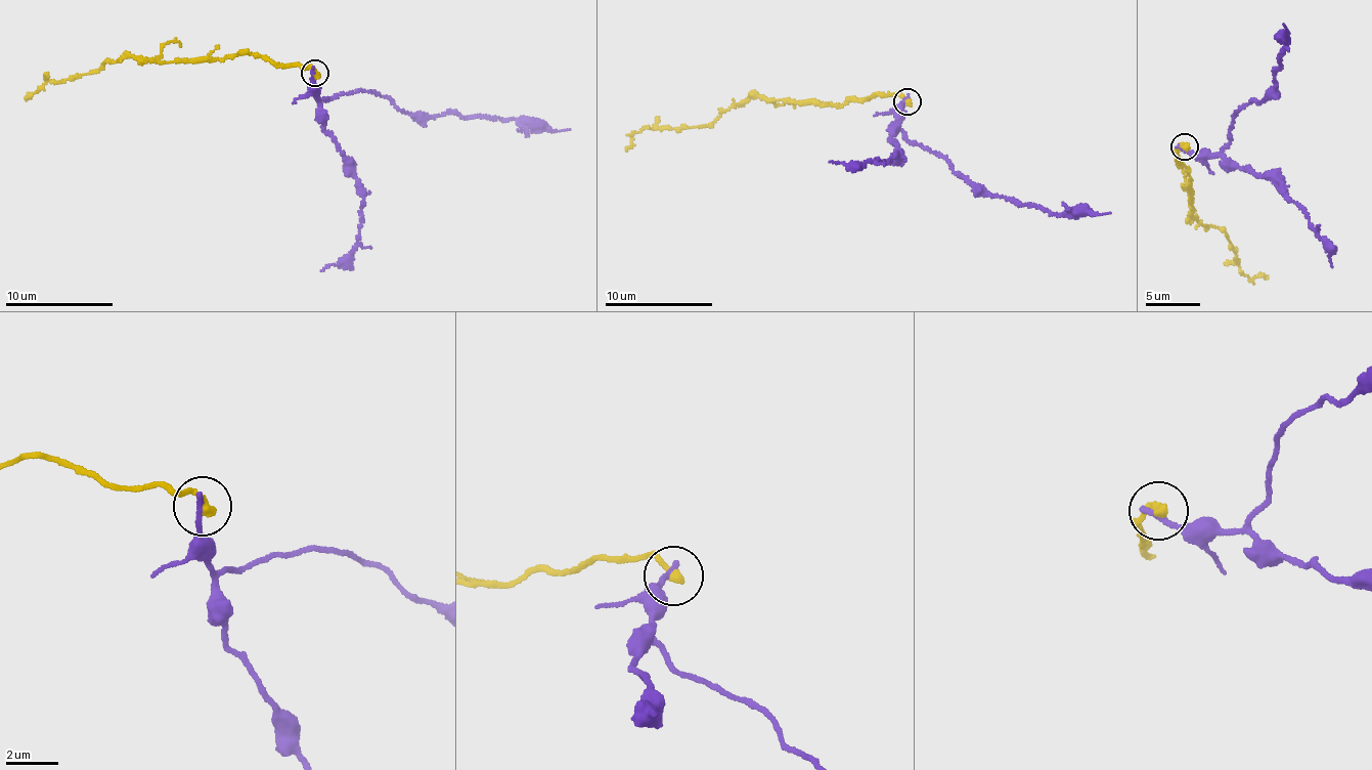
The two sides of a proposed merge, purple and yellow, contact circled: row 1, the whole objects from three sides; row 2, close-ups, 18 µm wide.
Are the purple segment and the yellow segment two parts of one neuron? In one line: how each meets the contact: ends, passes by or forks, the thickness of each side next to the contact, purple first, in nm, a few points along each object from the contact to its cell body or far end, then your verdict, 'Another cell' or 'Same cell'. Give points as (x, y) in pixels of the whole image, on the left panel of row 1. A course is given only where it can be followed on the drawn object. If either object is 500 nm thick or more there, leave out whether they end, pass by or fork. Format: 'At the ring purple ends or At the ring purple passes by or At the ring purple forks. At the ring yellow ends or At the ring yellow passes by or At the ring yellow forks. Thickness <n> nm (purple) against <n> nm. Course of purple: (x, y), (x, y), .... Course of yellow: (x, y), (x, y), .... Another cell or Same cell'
At the ring purple ends. At the ring yellow ends. Thickness 240 nm (purple) against 320 nm. Course of purple: (315, 72), (321, 100), (375, 92), (401, 110), (532, 119), (554, 130), (570, 129). Course of yellow: (315, 72), (251, 52), (160, 63), (133, 57), (45, 81), (26, 97). Another cell

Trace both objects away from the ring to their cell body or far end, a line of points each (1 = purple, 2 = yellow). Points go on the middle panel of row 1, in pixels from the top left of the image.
1: (908, 101), (899, 129), (910, 141), (927, 146), (991, 195), (1055, 214), (1110, 213)
2: (908, 101), (896, 93), (821, 107), (746, 98), (706, 125), (644, 128), (632, 135), (626, 151)

